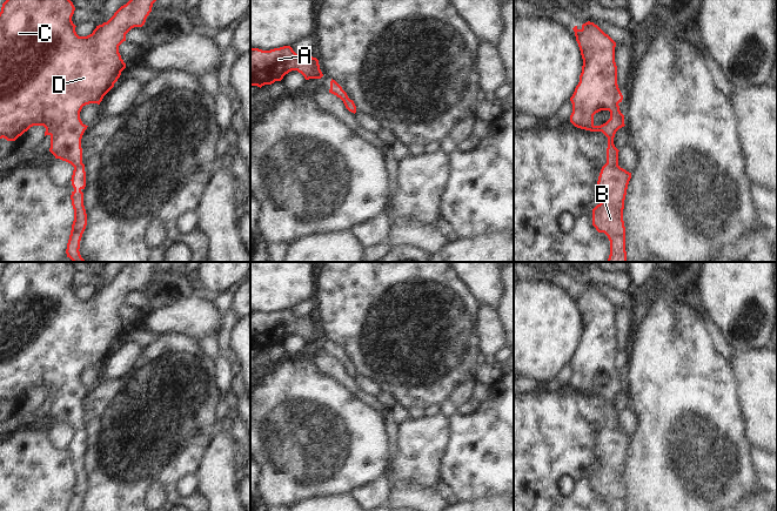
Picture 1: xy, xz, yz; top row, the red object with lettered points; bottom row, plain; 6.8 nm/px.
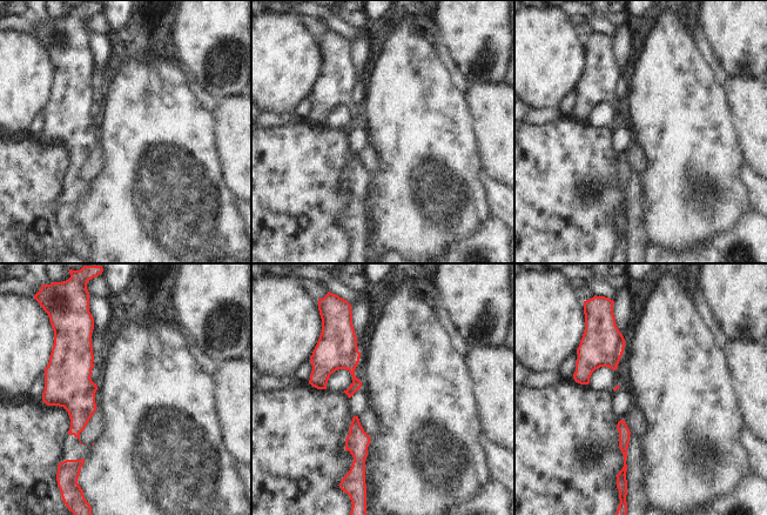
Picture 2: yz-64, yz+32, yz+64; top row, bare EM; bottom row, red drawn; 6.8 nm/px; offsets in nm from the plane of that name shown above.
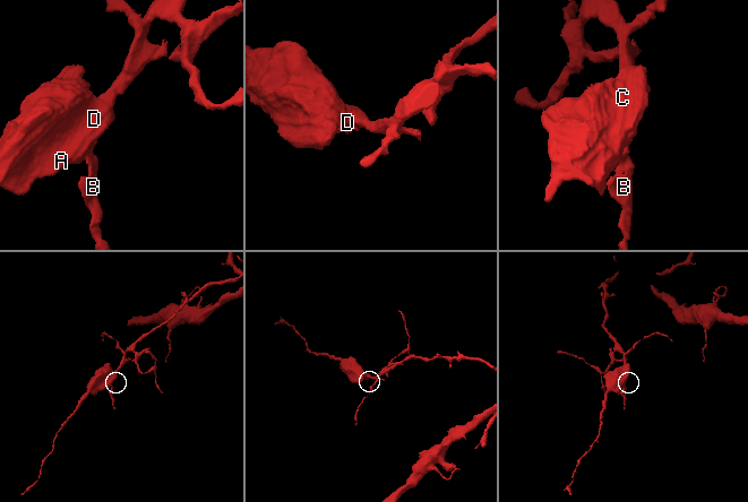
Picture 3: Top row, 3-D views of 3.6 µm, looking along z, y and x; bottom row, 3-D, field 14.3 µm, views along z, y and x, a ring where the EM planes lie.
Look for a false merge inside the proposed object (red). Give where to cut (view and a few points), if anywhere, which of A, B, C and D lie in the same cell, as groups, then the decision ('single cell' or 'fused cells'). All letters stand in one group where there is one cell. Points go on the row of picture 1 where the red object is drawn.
no cut; A B C D; single cell

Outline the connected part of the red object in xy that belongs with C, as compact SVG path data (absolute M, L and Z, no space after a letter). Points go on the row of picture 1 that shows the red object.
M6 0L2 4L0 12L0 139L6 139L7 141L15 141L25 132L27 132L33 126L43 126L46 128L45 136L51 136L51 148L49 152L55 156L71 163L74 167L72 175L72 186L74 190L72 191L71 200L74 209L74 221L72 224L72 230L69 240L67 243L66 254L73 262L86 262L80 255L80 241L82 234L87 226L87 214L83 206L83 193L81 191L86 187L86 172L85 164L82 163L82 148L81 139L88 126L83 125L80 119L80 112L83 106L89 103L98 103L102 101L103 96L114 87L114 83L121 75L121 72L126 68L126 63L121 59L119 53L119 46L126 41L126 34L134 27L142 27L146 22L147 16L152 12L153 4L156 0L129 0L126 5L121 6L114 15L102 25L96 26L92 34L87 36L79 36L75 32L75 25L72 21L75 7L71 0Z

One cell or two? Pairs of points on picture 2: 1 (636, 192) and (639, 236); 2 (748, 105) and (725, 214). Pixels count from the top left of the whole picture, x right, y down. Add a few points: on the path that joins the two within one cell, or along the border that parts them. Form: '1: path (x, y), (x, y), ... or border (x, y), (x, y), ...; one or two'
1: path (636, 202), (636, 226); one
2: border (733, 116), (733, 124), (745, 160); two

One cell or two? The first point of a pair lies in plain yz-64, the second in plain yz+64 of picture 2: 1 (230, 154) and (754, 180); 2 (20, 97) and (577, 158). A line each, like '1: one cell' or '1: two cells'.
1: two cells
2: two cells

